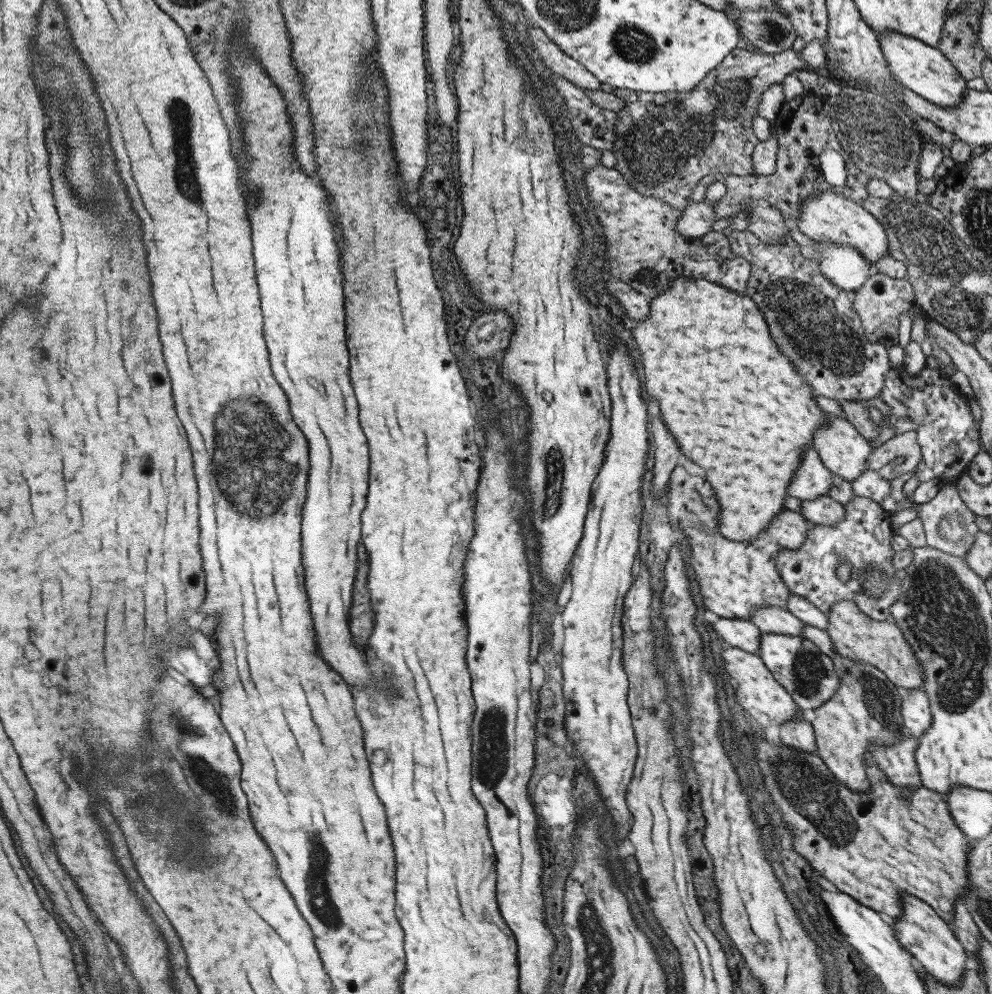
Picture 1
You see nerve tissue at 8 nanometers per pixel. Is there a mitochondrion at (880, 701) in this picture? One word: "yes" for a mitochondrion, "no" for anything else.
yes

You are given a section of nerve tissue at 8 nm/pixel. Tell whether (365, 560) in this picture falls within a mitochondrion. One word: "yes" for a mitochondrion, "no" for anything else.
no

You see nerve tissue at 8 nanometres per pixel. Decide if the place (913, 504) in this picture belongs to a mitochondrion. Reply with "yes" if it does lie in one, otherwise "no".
no

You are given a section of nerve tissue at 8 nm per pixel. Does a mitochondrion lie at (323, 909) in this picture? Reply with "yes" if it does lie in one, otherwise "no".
yes

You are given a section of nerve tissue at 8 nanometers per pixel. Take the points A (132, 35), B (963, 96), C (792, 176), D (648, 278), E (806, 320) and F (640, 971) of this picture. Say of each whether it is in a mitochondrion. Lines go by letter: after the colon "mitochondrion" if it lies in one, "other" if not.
A: other
B: other
C: other
D: mitochondrion
E: mitochondrion
F: other

